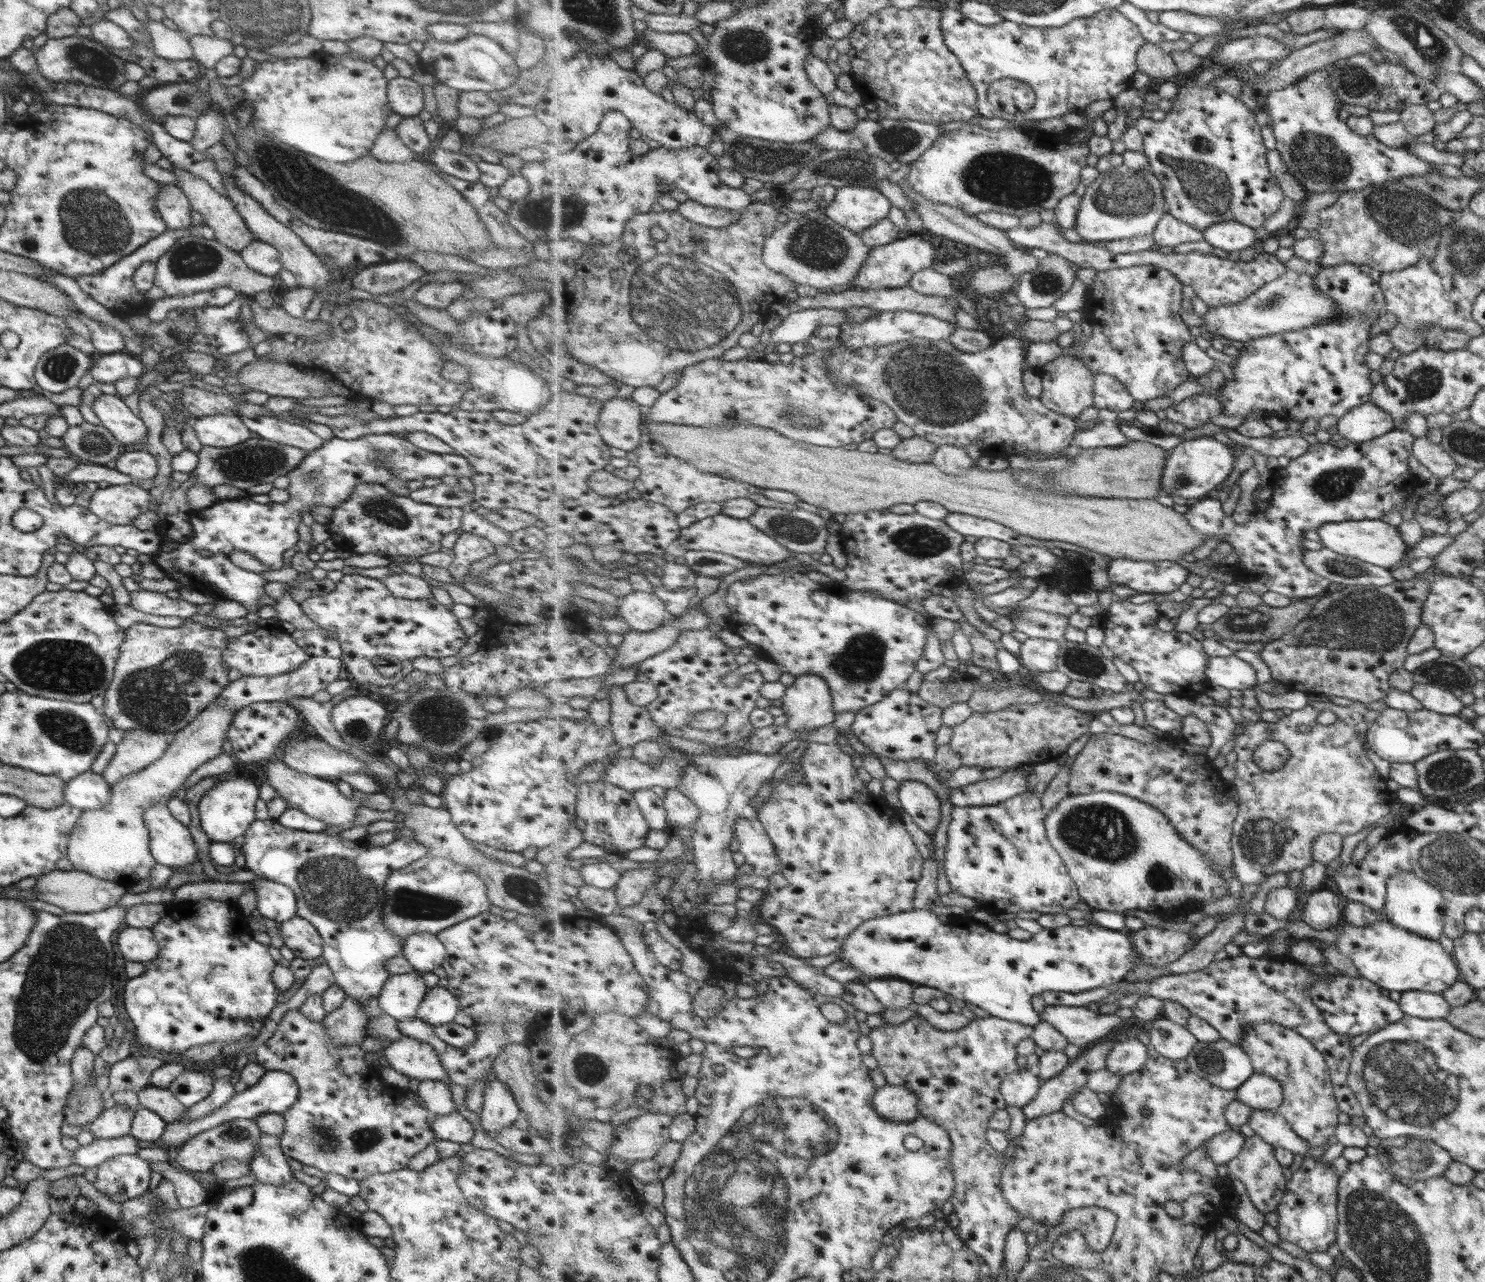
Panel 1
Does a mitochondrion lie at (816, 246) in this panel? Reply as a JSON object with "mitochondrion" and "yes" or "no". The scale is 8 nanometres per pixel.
{"mitochondrion":"yes"}

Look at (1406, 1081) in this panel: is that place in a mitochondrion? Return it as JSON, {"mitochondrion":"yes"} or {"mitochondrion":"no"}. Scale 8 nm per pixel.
{"mitochondrion":"yes"}

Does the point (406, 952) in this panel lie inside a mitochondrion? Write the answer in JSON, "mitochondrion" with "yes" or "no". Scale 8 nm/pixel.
{"mitochondrion":"no"}

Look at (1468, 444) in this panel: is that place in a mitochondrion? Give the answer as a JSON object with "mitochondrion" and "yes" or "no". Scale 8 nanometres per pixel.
{"mitochondrion":"yes"}

